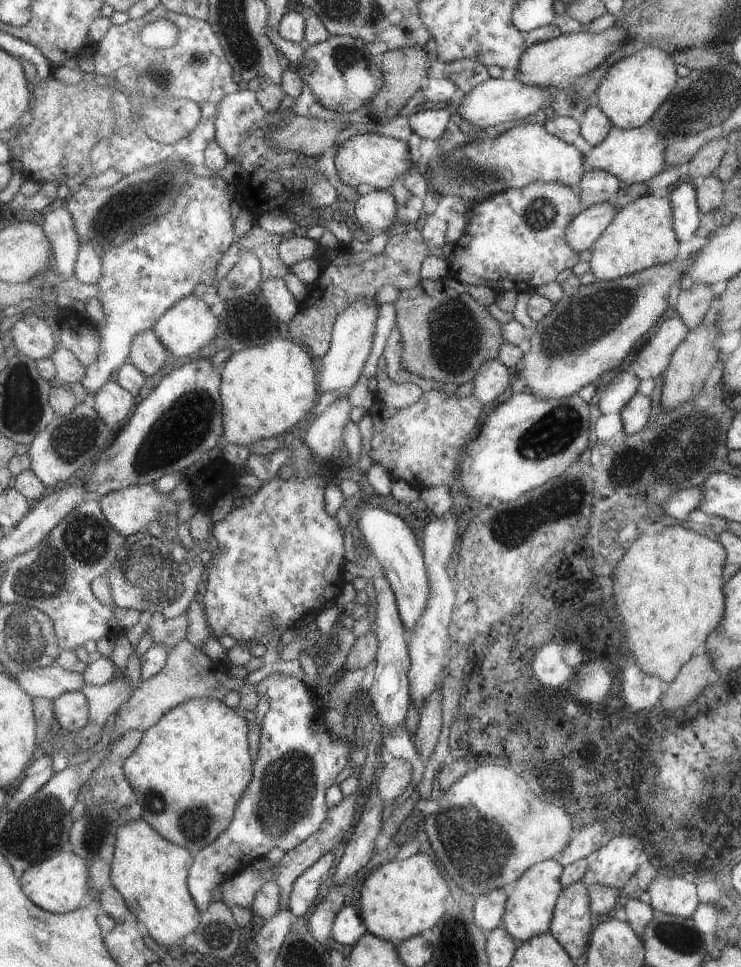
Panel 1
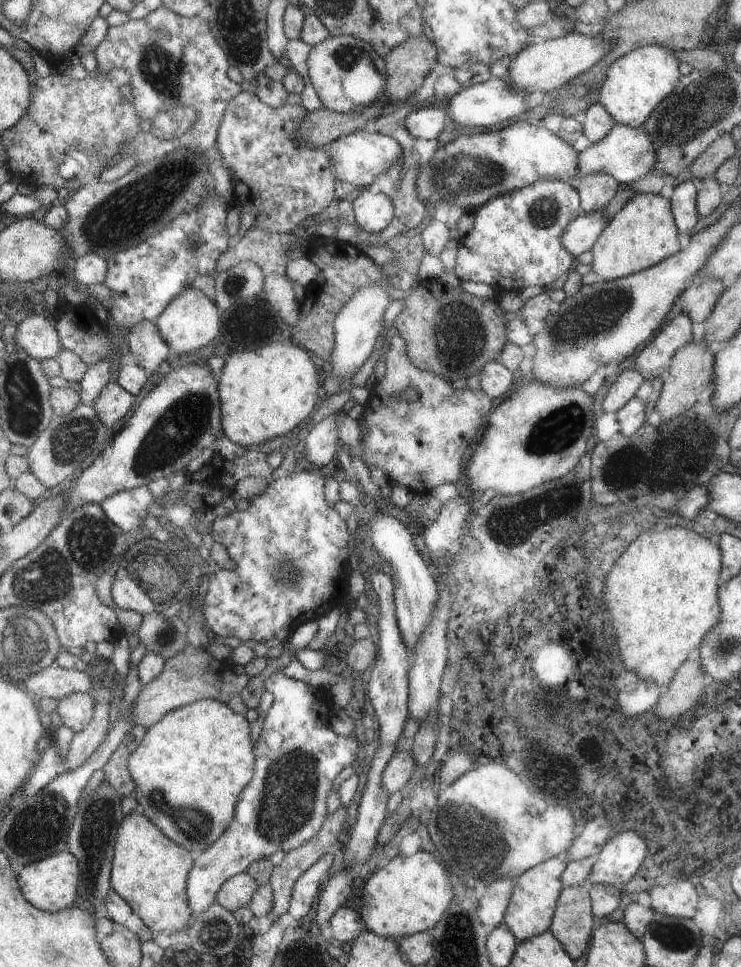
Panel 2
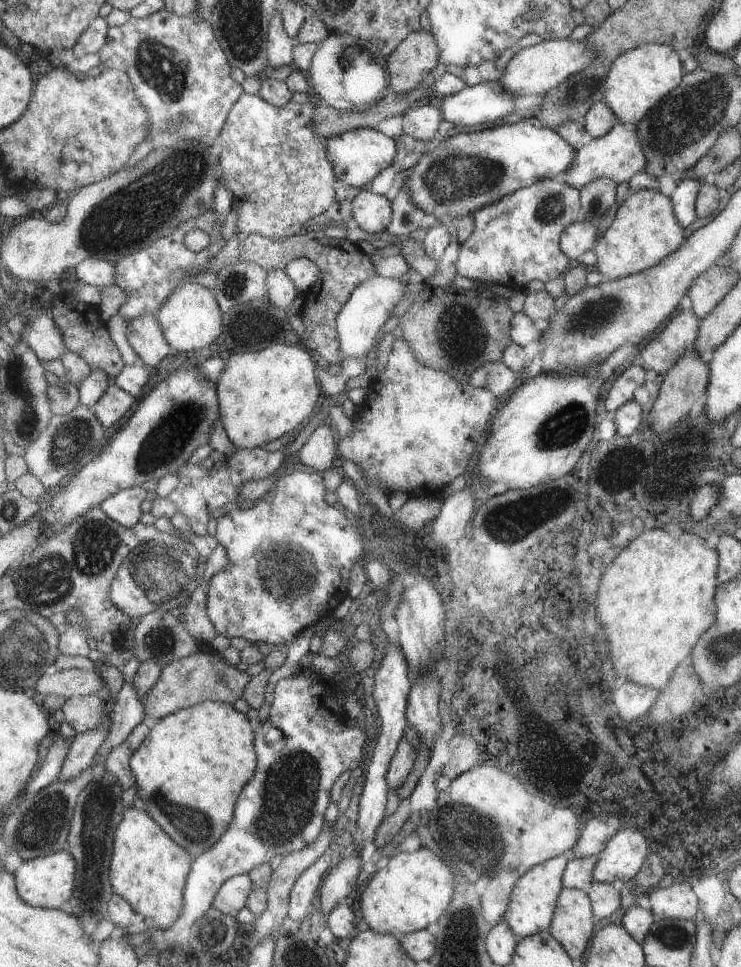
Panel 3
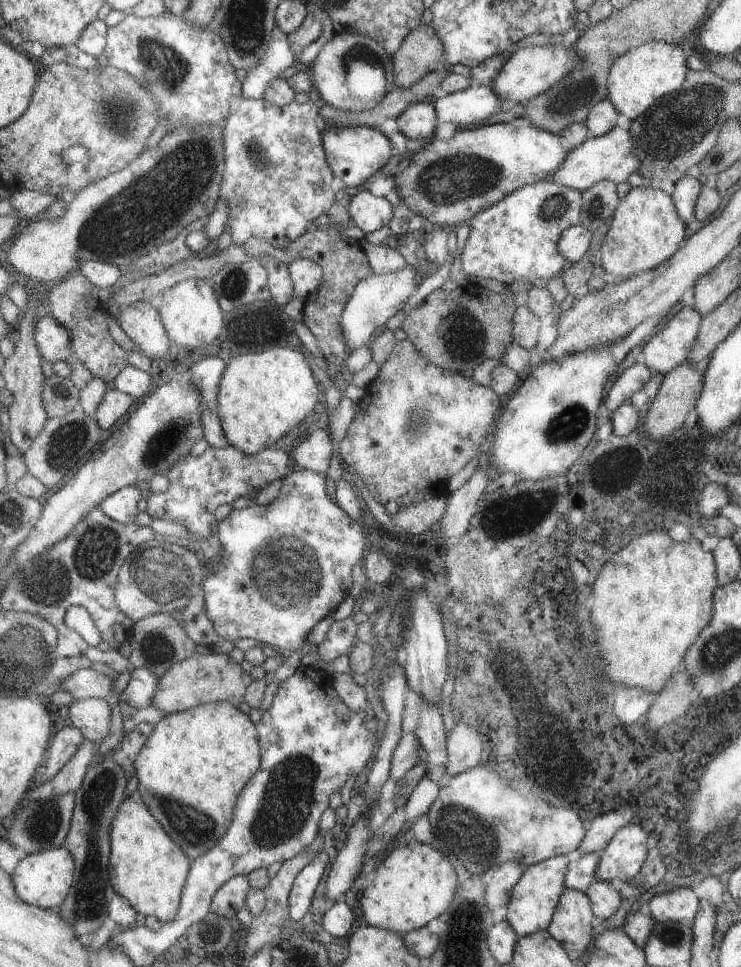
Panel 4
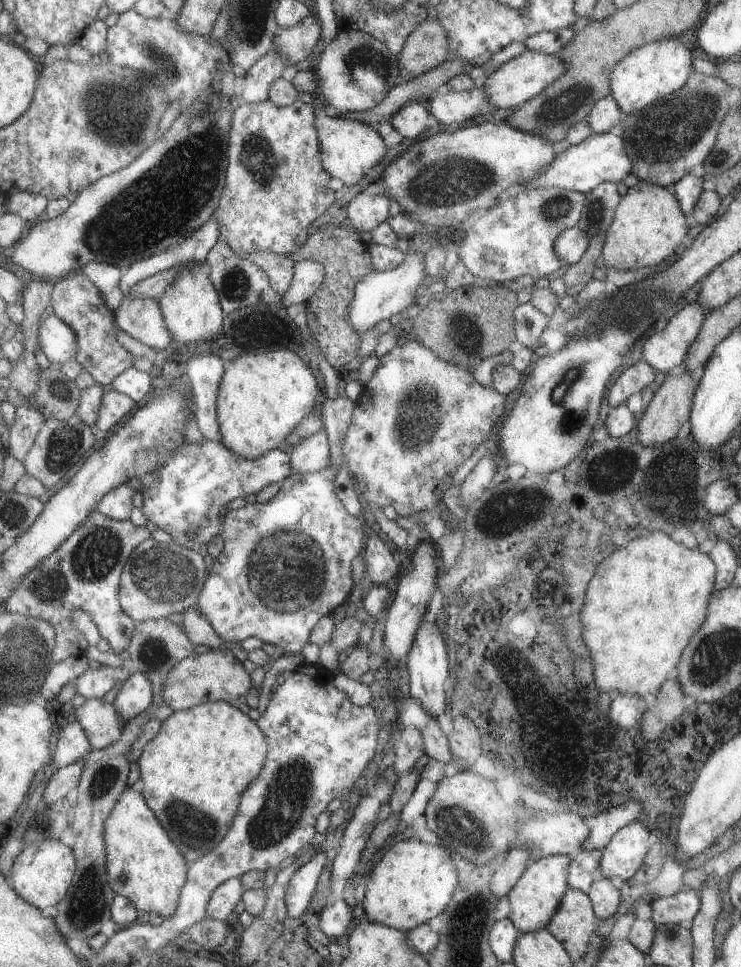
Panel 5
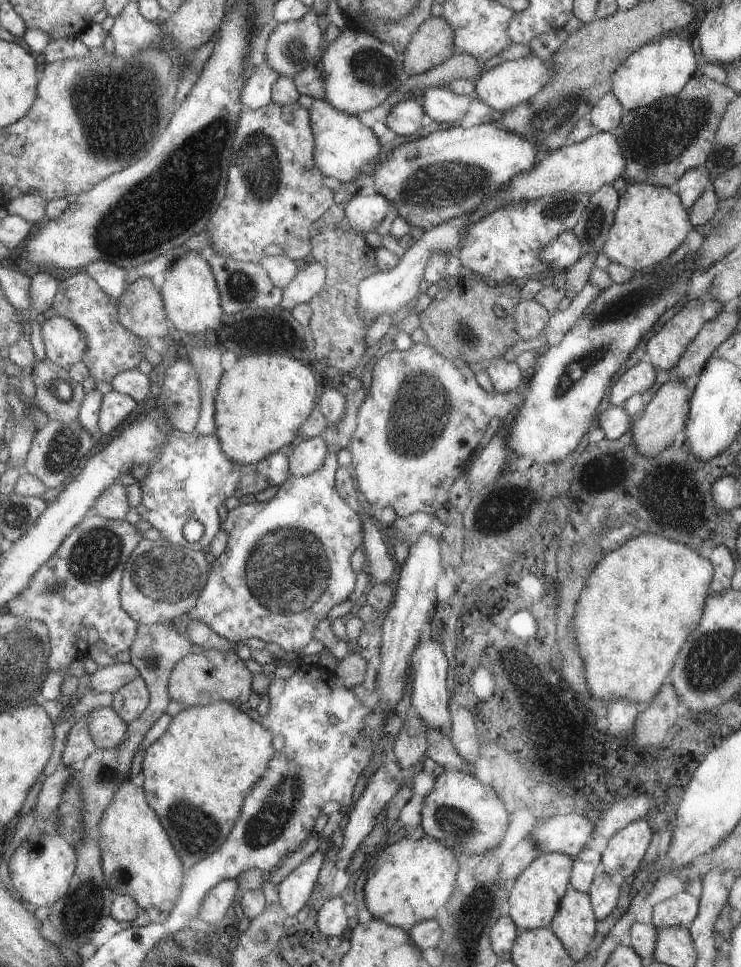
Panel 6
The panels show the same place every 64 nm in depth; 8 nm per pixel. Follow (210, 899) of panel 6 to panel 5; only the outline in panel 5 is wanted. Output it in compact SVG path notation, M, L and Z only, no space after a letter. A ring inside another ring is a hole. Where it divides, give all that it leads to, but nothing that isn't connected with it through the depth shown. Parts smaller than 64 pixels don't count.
M233 877L225 881L209 899L206 918L218 921L227 920L231 916L231 912L238 912L242 908L241 902L245 891L247 890L241 877Z

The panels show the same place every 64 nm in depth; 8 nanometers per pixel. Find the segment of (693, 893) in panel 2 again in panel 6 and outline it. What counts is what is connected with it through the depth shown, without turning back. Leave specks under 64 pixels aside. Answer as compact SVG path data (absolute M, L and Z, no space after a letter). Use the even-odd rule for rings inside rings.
M678 892L652 906L651 925L657 930L687 926L697 916L698 897Z

